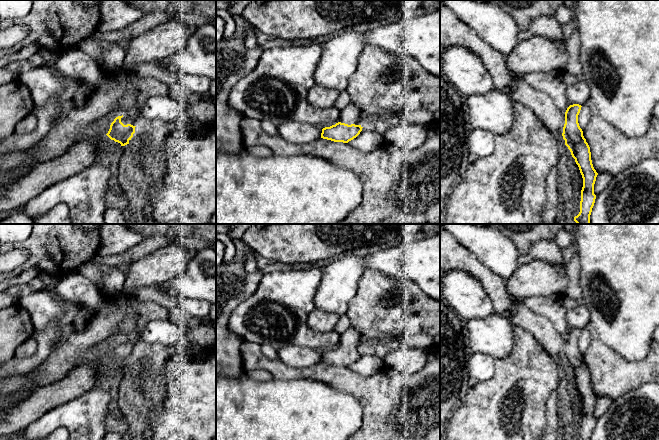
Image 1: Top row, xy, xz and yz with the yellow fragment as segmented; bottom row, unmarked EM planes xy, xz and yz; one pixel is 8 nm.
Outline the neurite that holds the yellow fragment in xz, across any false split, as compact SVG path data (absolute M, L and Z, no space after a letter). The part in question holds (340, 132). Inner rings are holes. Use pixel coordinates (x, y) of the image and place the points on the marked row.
M352 103L341 110L340 120L335 125L322 129L321 138L334 142L348 143L362 131L363 114Z

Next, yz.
M522 76L513 77L515 89L509 95L511 100L530 108L552 133L562 136L575 159L583 178L583 187L580 212L574 217L574 221L577 224L590 224L590 215L596 199L594 184L598 173L593 167L590 147L578 123L582 106L570 105L564 113L546 93L534 90Z

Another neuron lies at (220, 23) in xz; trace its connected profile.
M216 16L216 43L224 39L223 38L224 30L225 30L225 21L221 17Z

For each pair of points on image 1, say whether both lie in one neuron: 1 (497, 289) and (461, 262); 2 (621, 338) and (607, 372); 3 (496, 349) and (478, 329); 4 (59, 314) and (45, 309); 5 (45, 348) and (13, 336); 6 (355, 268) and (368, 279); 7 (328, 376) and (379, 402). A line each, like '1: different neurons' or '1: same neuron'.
1: same neuron
2: different neurons
3: same neuron
4: same neuron
5: different neurons
6: different neurons
7: same neuron

